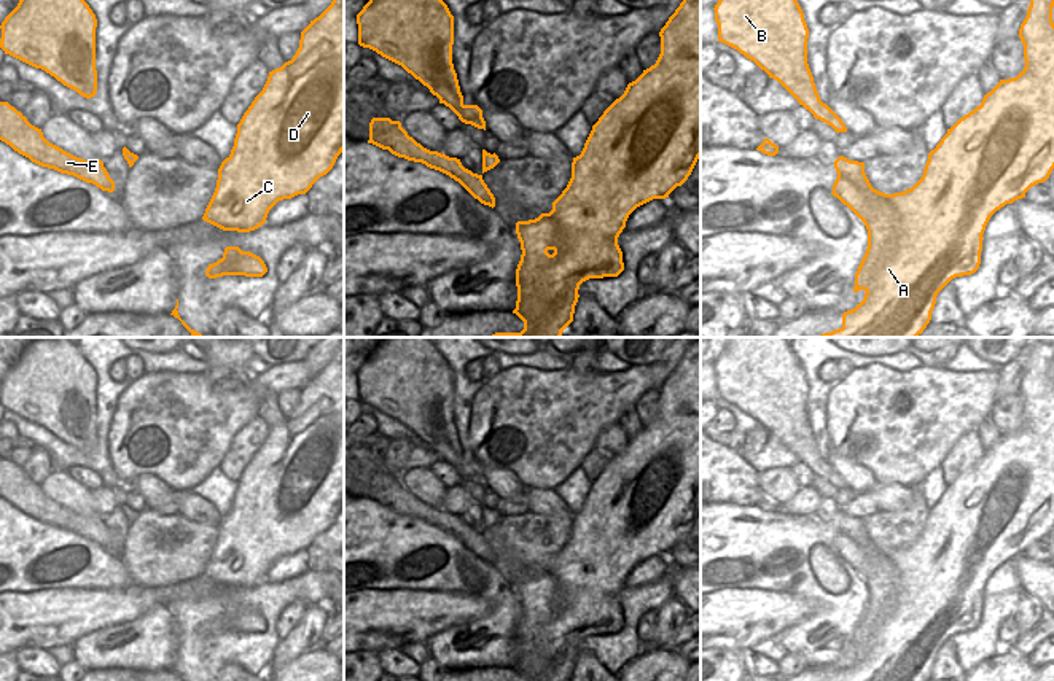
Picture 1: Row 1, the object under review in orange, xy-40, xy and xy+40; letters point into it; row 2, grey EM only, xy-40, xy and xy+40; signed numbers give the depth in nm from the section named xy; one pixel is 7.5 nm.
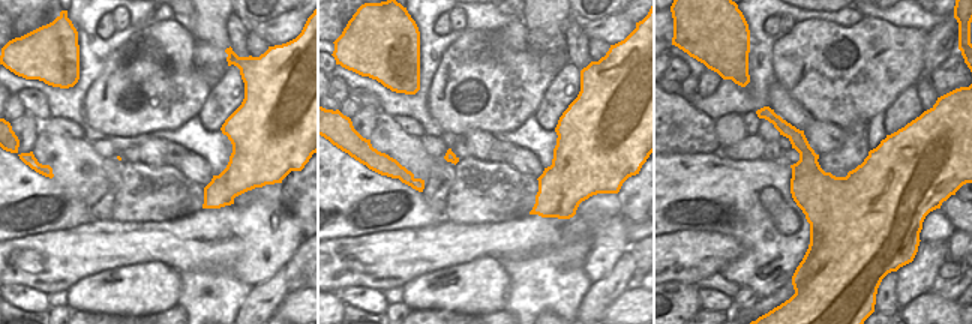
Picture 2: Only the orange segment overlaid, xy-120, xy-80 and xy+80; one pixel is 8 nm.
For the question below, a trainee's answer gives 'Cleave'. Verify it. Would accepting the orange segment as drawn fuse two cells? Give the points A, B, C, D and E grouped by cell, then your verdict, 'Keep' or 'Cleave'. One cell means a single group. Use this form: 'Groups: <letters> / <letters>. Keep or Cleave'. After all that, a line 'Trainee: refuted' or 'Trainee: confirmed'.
Groups: A B C D E. Keep.
Trainee: refuted

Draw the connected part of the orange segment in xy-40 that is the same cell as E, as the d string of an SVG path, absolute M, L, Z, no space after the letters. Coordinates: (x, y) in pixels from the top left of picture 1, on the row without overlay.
M0 458L0 496L41 523L73 531L86 539L96 541L102 547L115 547L115 538L110 535L100 516L84 517L49 500L43 493L41 485L32 482L8 458Z

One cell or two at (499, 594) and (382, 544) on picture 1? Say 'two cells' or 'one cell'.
one cell

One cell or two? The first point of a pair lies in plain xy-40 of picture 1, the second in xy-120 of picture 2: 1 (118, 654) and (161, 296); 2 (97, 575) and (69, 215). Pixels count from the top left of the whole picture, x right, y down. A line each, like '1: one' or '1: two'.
1: one
2: one

